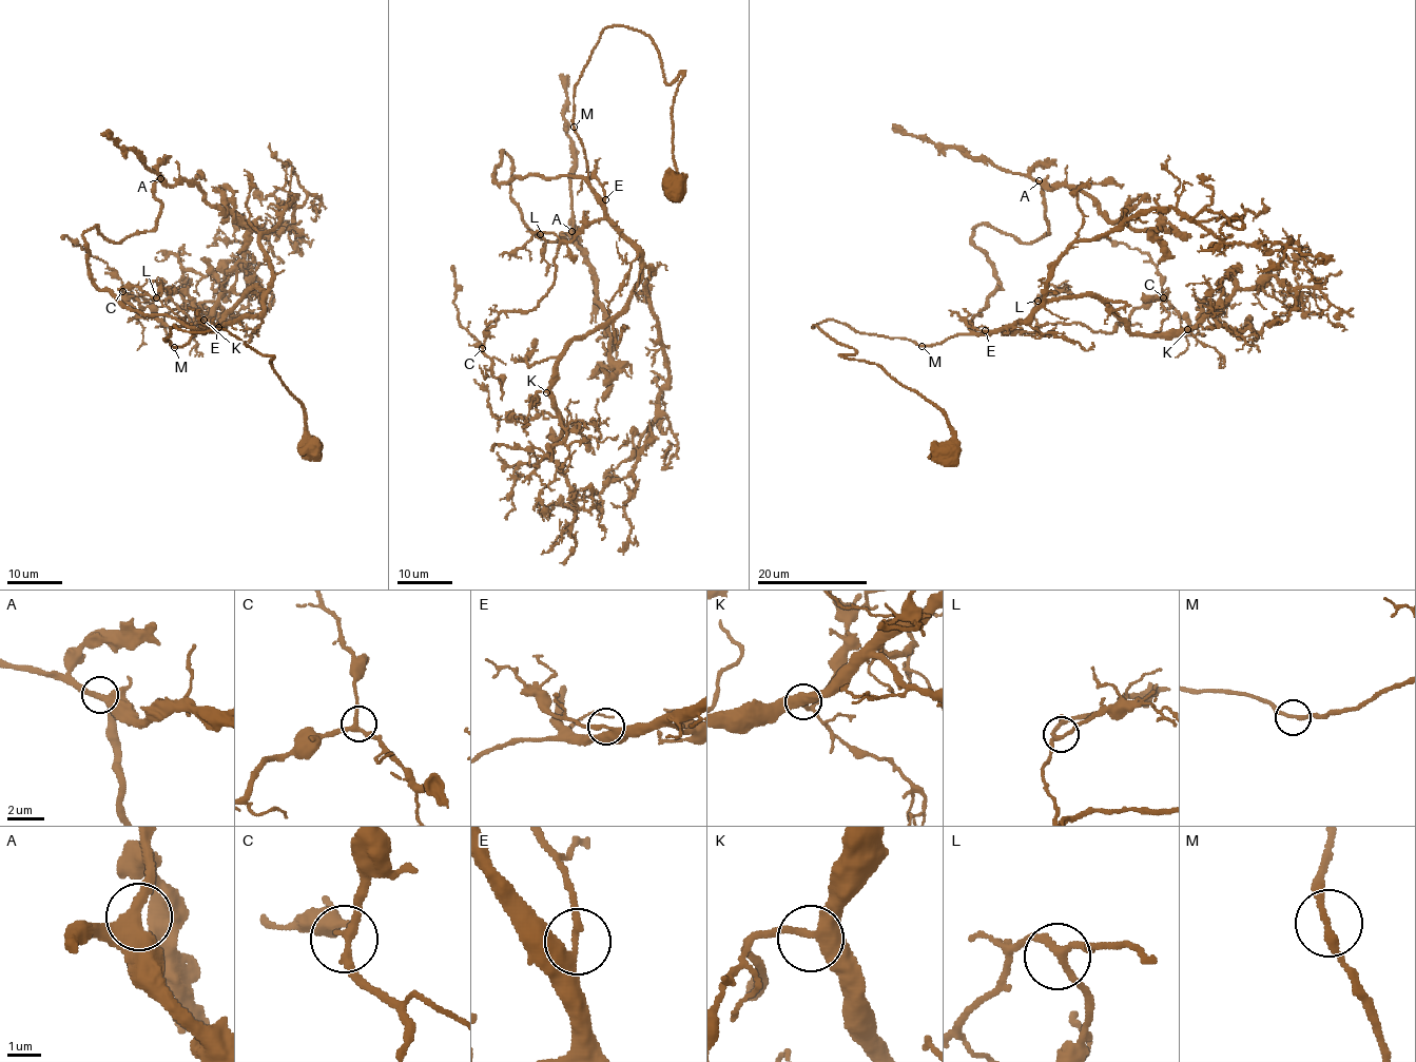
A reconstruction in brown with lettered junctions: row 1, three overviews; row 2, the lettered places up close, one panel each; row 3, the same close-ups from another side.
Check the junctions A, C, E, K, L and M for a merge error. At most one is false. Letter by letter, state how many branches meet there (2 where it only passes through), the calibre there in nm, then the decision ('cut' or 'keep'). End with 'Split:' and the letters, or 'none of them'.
A: 3 | 360 nm | keep
C: 3 | 220 nm | keep
E: 2 | 360 nm | keep
K: 3 | 380 nm | keep
L: 3 | 190 nm | keep
M: 2 | 200 nm | keep
Split: none of them

